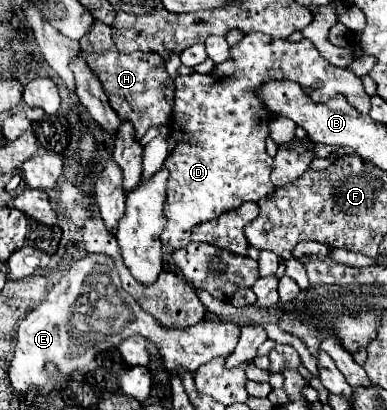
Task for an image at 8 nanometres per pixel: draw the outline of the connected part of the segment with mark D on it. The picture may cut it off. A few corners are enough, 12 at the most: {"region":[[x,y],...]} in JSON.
{"region":[[250,33],[208,75],[174,79],[162,247],[274,189],[270,79],[310,99],[360,77],[308,39]]}

